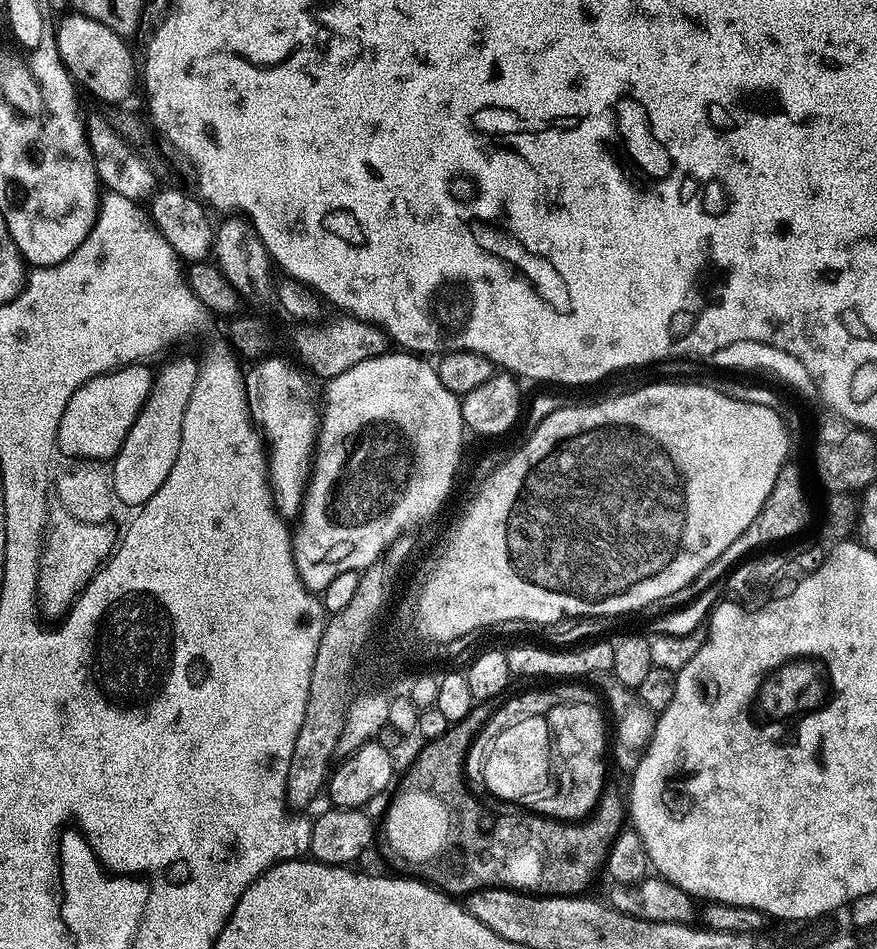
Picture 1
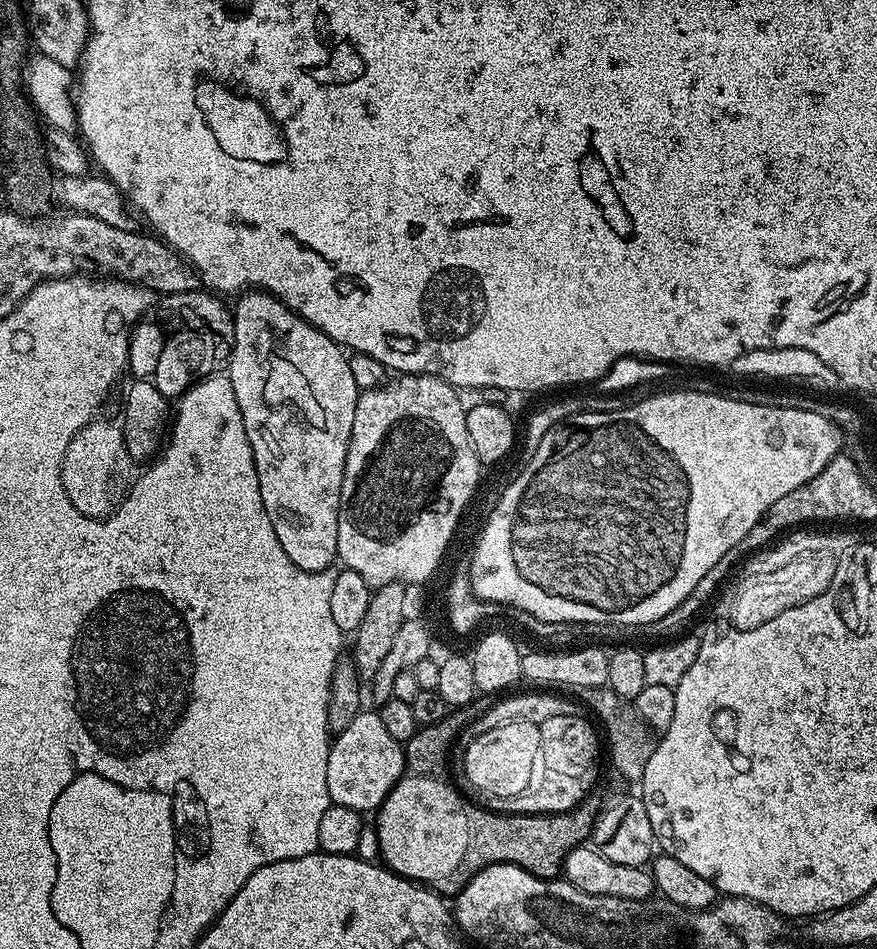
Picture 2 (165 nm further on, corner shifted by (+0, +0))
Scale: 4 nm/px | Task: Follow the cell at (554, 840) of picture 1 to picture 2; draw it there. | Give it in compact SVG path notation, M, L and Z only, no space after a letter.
M477 698L472 703L467 704L465 708L453 708L449 711L446 718L442 718L442 722L434 722L433 724L426 724L417 727L416 733L409 738L408 744L403 745L404 750L404 772L400 775L400 780L390 790L390 794L384 799L383 804L378 809L380 817L376 820L376 840L380 843L380 852L384 855L383 863L387 865L391 871L395 872L398 876L404 876L408 880L414 880L418 884L425 885L432 889L433 892L439 894L444 898L455 897L457 892L461 892L466 886L466 882L470 882L470 878L474 878L474 874L478 874L486 866L494 866L495 864L513 864L522 870L526 870L530 874L534 874L543 880L550 880L561 875L566 858L570 854L570 850L581 847L591 837L592 828L596 824L597 818L600 817L602 811L602 803L596 797L596 794L589 794L572 809L571 812L549 812L547 814L505 814L499 810L487 812L484 808L479 808L476 804L471 804L454 785L448 781L448 768L447 764L450 763L449 756L453 745L456 742L457 736L471 720L476 720L482 714L486 714L486 710L490 710L493 706L493 701L488 698Z

